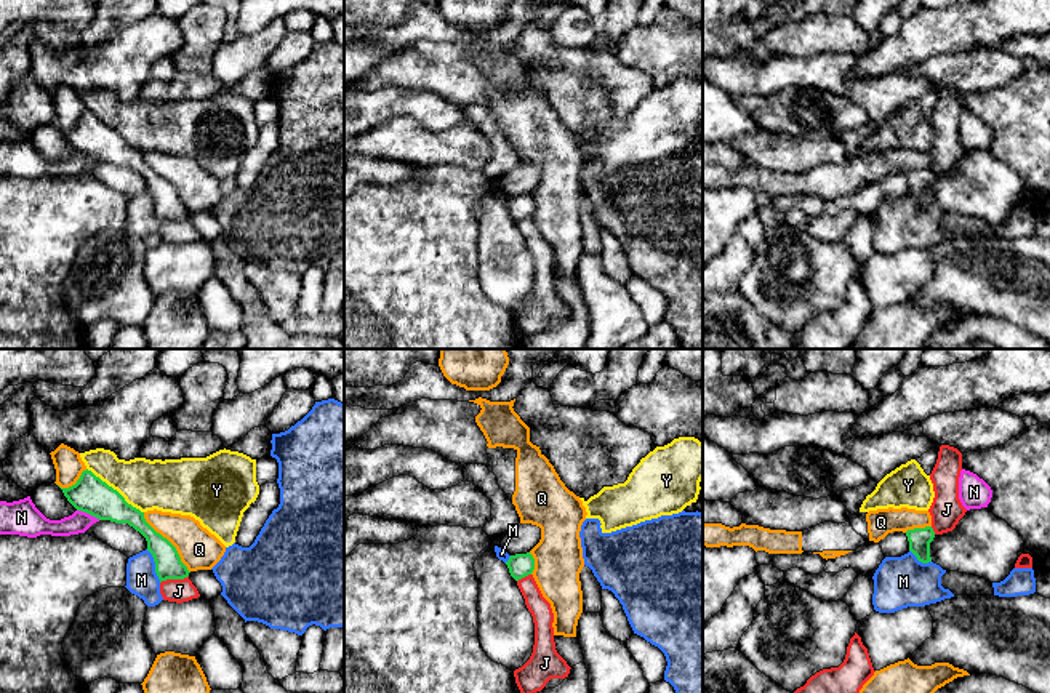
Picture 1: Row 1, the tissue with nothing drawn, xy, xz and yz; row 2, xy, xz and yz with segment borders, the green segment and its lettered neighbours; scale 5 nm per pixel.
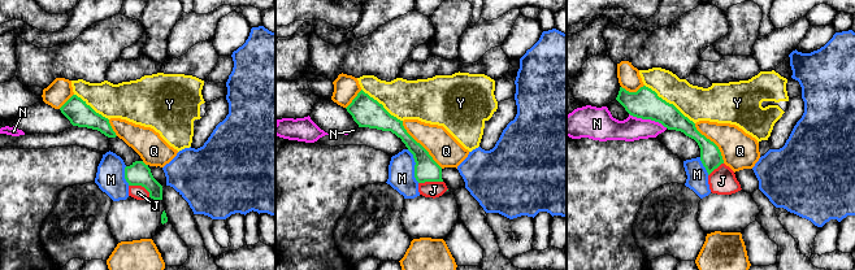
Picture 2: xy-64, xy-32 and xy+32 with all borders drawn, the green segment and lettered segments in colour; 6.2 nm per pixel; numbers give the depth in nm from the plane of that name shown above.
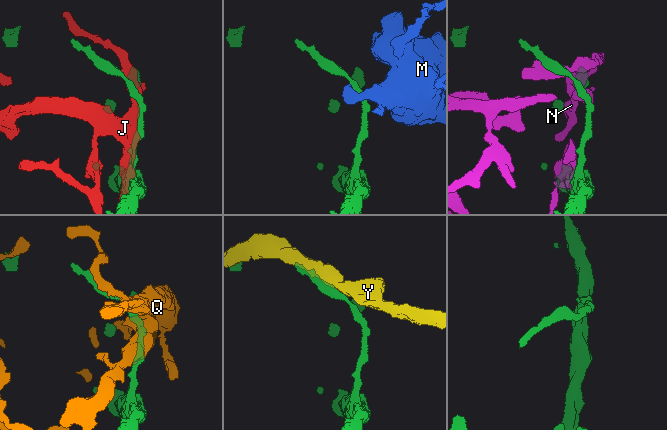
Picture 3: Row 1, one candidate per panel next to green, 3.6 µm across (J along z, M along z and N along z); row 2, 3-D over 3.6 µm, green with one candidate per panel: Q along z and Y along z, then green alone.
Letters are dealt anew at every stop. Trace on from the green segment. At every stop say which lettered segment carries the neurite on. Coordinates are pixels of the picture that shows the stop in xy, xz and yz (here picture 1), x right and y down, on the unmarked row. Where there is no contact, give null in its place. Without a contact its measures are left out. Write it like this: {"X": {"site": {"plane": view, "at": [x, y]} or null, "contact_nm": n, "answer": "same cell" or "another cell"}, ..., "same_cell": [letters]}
{"J": {"site": {"plane": "xy", "at": [173, 220]}, "contact_nm": 150, "answer": "another cell"}, "M": {"site": {"plane": "xy", "at": [156, 207]}, "contact_nm": 180, "answer": "another cell"}, "N": {"site": {"plane": "xy", "at": [88, 154]}, "contact_nm": 130, "answer": "another cell"}, "Q": {"site": {"plane": "xy", "at": [168, 183]}, "contact_nm": 380, "answer": "another cell"}, "Y": {"site": {"plane": "xy", "at": [116, 132]}, "contact_nm": 360, "answer": "another cell"}, "same_cell": []}

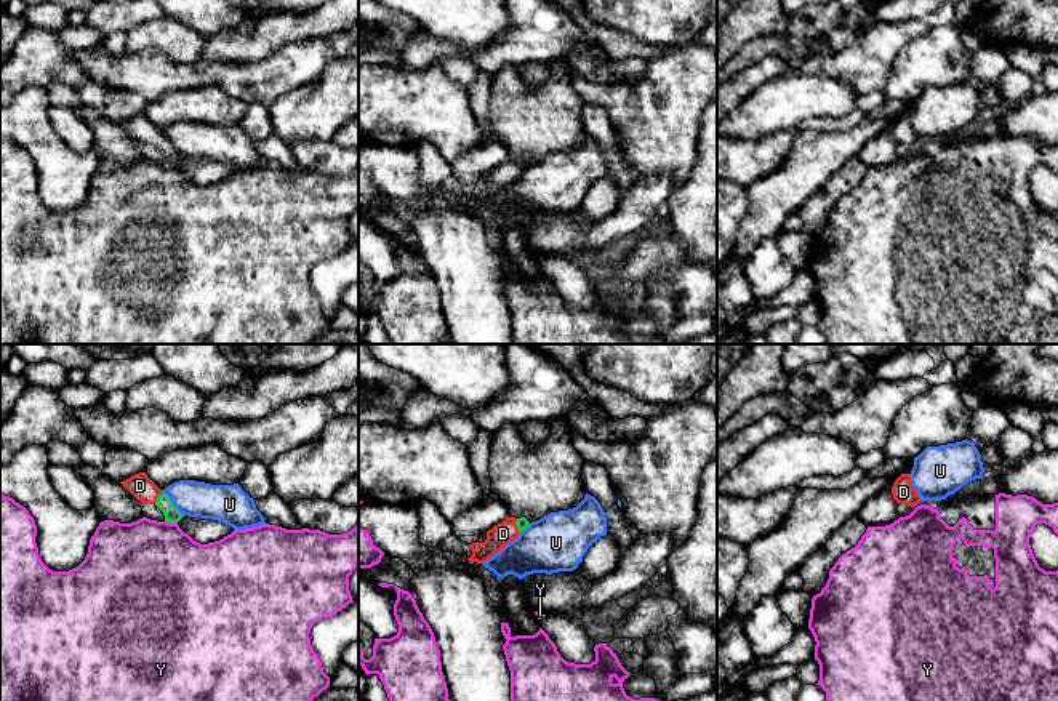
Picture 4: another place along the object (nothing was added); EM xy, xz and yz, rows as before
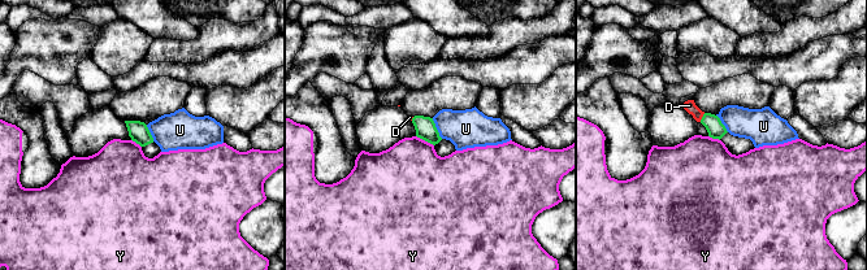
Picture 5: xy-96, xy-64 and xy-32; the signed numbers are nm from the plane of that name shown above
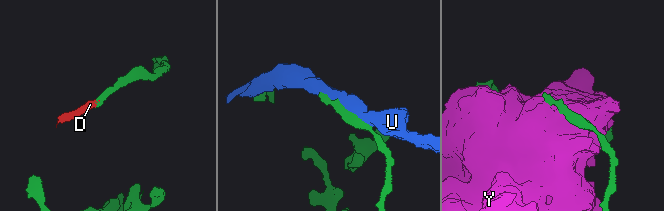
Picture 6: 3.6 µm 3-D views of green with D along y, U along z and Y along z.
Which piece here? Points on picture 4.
{"D": {"site": {"plane": "xy", "at": [157, 140]}, "contact_nm": 80, "answer": "same cell"}, "U": {"site": {"plane": "xy", "at": [172, 146]}, "contact_nm": 160, "answer": "another cell"}, "Y": {"site": {"plane": "xy", "at": [172, 164]}, "contact_nm": 70, "answer": "another cell"}, "same_cell": ["D"]}

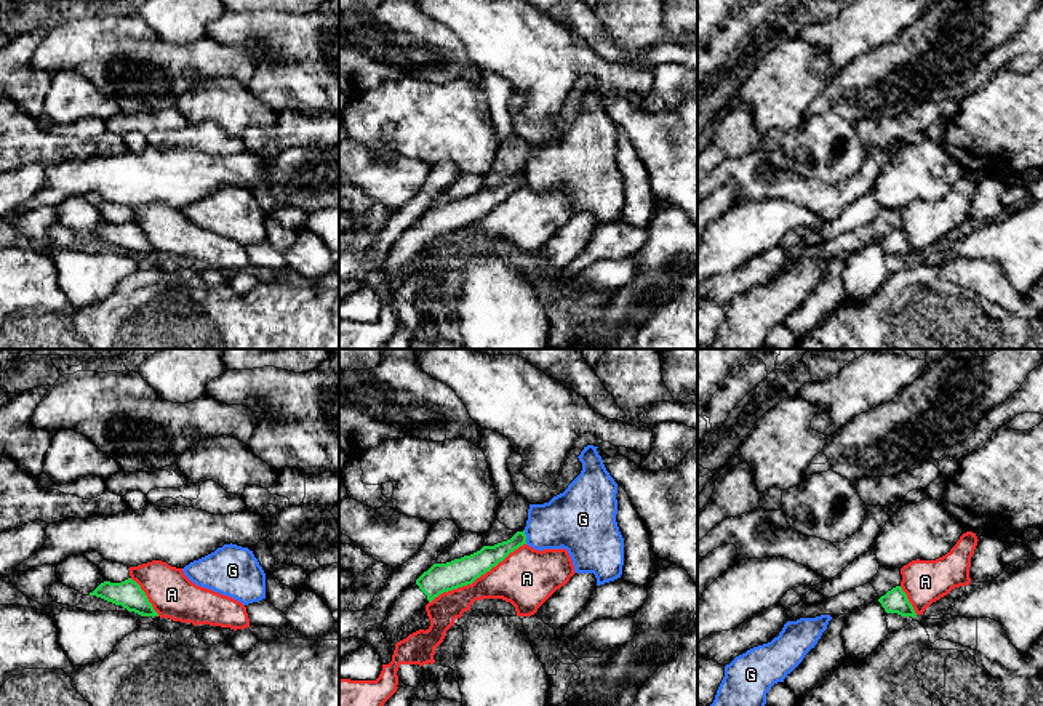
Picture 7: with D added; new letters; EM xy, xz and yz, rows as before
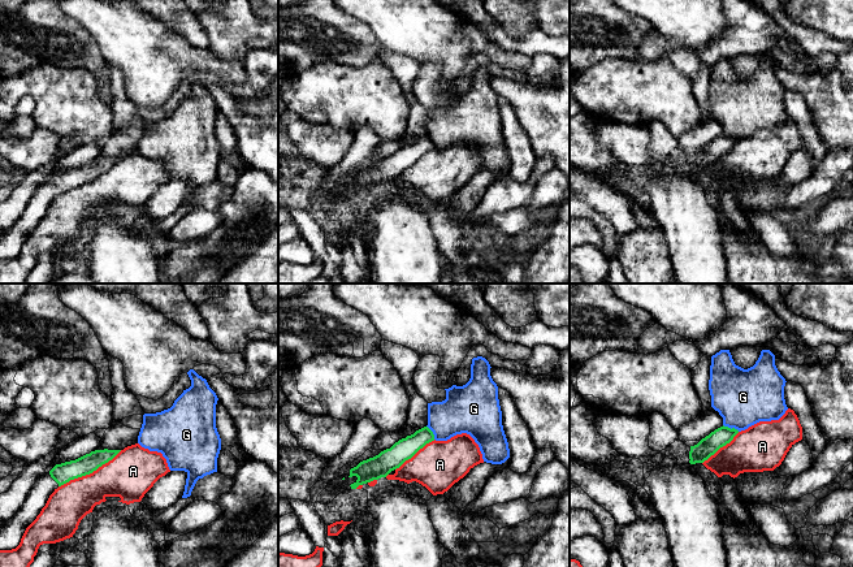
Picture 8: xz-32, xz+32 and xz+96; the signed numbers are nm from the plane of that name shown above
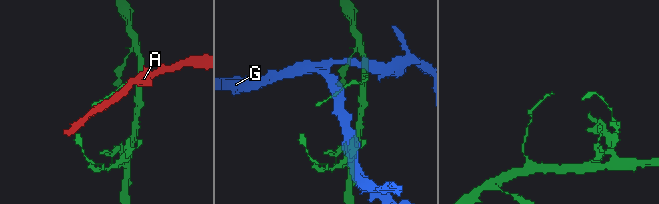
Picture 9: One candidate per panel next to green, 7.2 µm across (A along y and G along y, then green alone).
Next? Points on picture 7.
{"A": {"site": {"plane": "xz", "at": [477, 218]}, "contact_nm": 550, "answer": "another cell"}, "G": {"site": {"plane": "xz", "at": [525, 178]}, "contact_nm": 70, "answer": "another cell"}, "same_cell": []}

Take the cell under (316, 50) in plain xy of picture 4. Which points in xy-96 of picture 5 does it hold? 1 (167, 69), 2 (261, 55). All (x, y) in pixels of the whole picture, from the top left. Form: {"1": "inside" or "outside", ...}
{"1": "inside", "2": "inside"}

